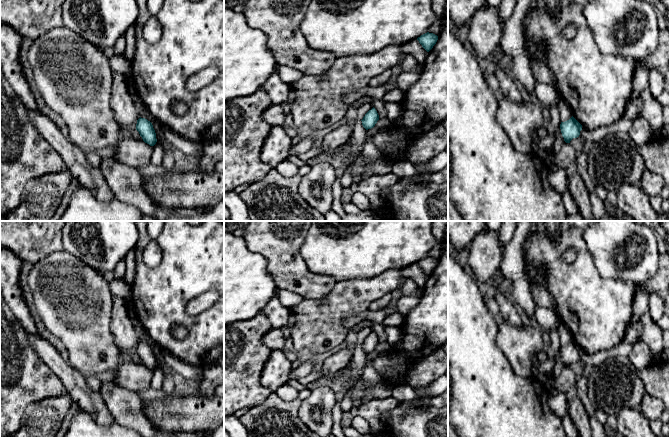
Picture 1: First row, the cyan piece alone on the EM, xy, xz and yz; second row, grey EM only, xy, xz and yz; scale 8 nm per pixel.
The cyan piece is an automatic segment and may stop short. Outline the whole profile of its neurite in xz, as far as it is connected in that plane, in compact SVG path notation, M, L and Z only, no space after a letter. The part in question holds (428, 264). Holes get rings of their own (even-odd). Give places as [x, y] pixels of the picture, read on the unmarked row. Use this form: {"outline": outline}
{"outline": "M425 257L417 262L422 271L429 276L438 264L438 260L433 257Z"}

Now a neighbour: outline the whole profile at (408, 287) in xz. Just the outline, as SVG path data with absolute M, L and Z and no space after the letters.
M410 278L403 279L402 285L401 285L401 291L403 295L406 295L406 296L412 295L417 289L418 287L414 280Z

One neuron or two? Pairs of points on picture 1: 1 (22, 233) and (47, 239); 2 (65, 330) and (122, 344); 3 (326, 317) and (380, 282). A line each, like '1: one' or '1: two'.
1: one
2: two
3: one

